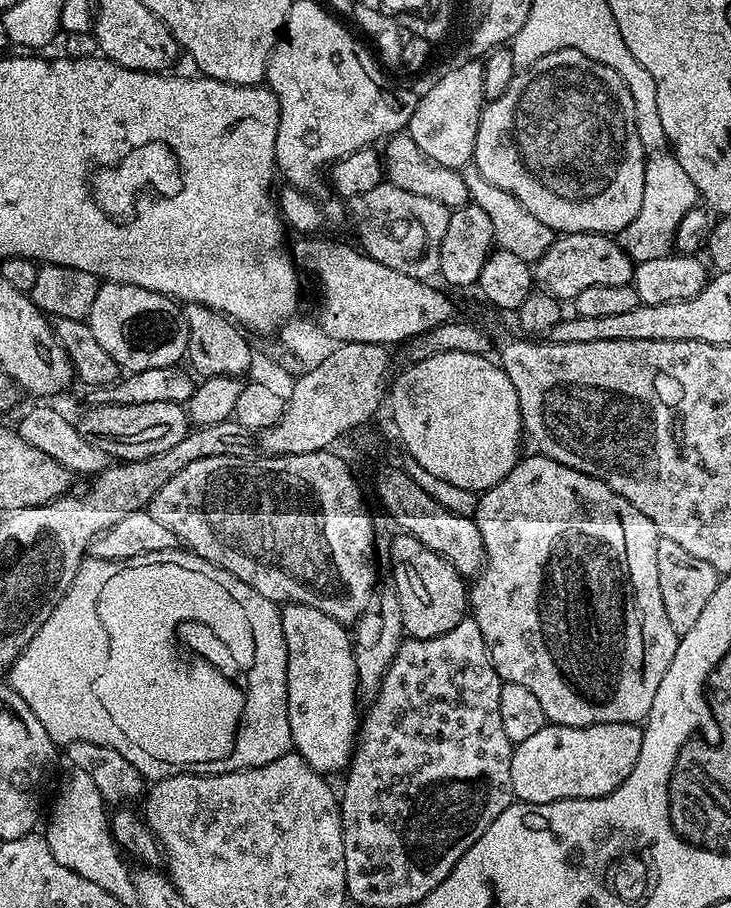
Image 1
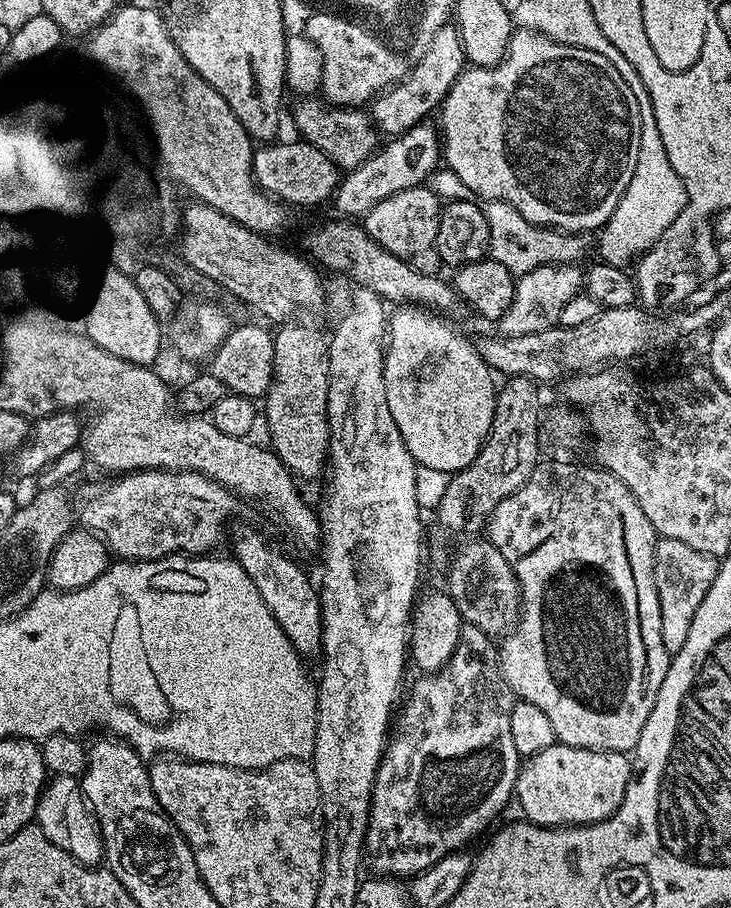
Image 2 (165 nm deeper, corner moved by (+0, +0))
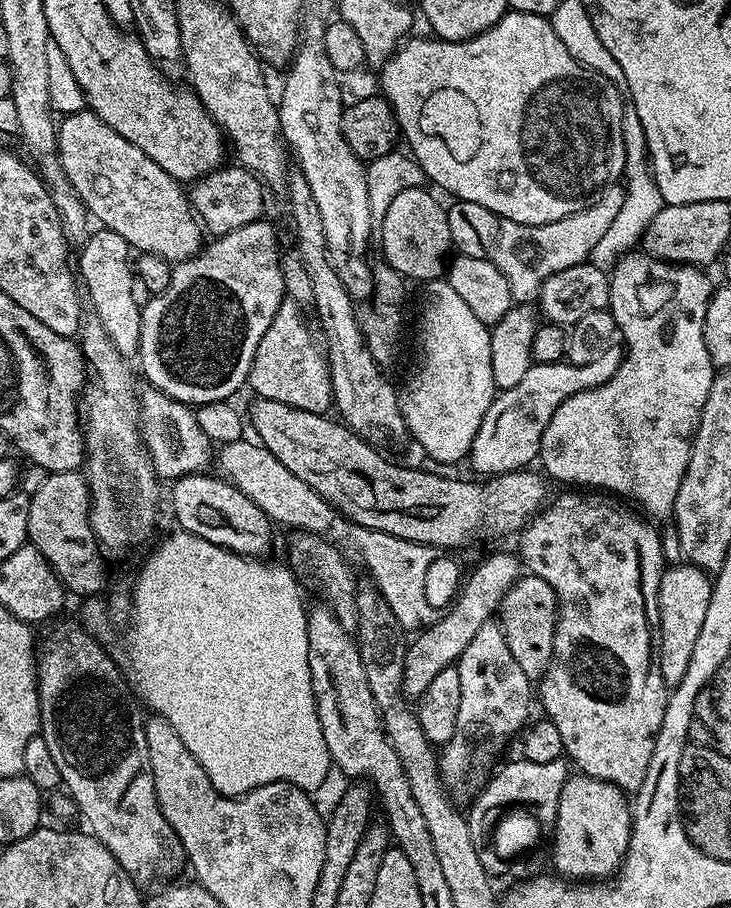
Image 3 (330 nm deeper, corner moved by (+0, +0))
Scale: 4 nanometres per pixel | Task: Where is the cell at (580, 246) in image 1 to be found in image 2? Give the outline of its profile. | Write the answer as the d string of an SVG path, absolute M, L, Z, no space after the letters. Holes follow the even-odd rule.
M575 263L542 265L519 277L516 293L510 302L510 310L506 310L506 314L498 321L499 335L525 336L557 327L560 324L562 306L566 306L570 298L581 295L585 287L585 273L580 273L578 268Z

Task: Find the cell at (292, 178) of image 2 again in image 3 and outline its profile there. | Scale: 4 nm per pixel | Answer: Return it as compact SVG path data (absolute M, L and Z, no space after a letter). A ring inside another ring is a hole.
M221 166L208 176L195 181L190 188L190 204L203 231L213 237L230 234L250 222L261 219L264 212L264 183L248 168Z

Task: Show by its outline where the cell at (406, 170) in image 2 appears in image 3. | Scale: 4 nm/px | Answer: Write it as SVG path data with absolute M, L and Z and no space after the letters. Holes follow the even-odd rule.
M261 218L242 226L238 230L230 230L230 234L222 234L211 242L205 243L197 256L191 256L189 260L181 260L173 267L170 286L166 286L164 292L153 295L147 304L143 305L140 314L140 350L138 361L144 376L149 380L151 387L159 392L165 392L170 398L189 406L199 406L218 402L219 400L231 401L232 395L241 387L247 385L250 366L254 362L254 354L258 354L258 342L262 342L262 334L271 326L273 318L278 314L280 301L285 299L283 270L280 265L282 247L280 248L280 236L276 233L274 225L268 218Z

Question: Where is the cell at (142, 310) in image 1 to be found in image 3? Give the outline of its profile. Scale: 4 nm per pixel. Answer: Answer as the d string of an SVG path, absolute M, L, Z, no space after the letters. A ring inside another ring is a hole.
M100 226L89 235L88 241L79 249L80 268L78 264L78 274L88 286L93 304L96 306L96 314L100 318L99 325L107 332L108 337L115 344L116 349L126 358L132 358L140 350L140 314L142 306L134 302L134 256L128 247L126 238L122 234L114 234L114 230Z

